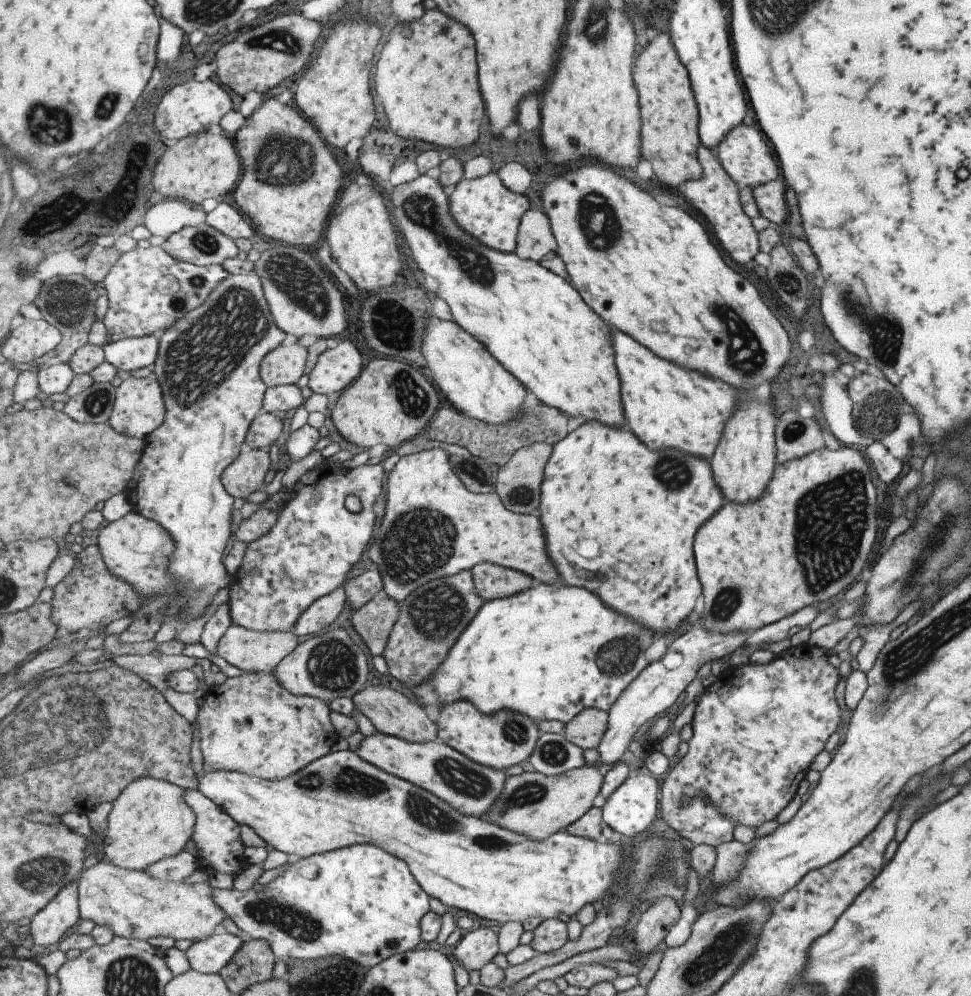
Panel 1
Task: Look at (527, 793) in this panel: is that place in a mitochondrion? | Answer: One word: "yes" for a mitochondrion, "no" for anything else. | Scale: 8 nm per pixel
yes

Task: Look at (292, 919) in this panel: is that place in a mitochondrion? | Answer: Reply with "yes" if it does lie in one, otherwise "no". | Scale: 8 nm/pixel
yes

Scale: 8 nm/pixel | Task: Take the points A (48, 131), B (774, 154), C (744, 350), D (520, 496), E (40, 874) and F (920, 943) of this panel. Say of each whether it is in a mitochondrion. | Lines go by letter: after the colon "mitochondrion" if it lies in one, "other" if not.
A: mitochondrion
B: other
C: mitochondrion
D: mitochondrion
E: mitochondrion
F: other

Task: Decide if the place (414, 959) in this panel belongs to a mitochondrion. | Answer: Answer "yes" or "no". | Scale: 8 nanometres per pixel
no

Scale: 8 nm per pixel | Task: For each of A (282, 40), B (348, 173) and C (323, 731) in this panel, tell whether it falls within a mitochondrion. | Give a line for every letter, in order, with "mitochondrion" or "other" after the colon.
A: mitochondrion
B: other
C: other

